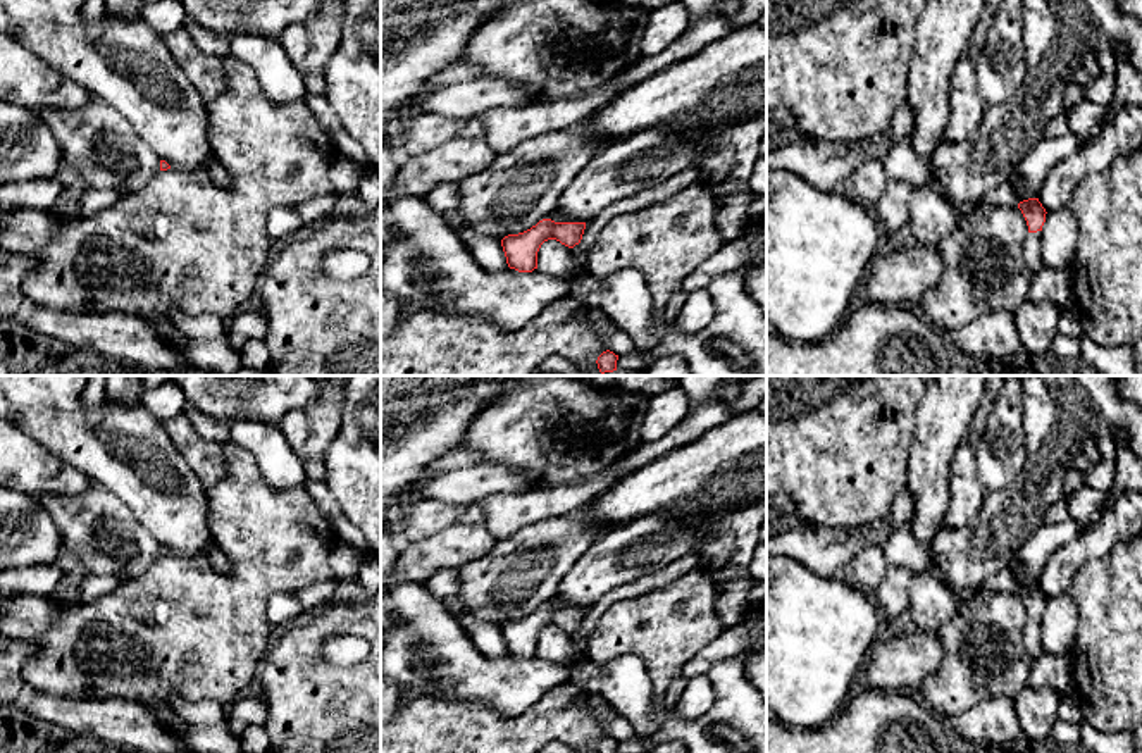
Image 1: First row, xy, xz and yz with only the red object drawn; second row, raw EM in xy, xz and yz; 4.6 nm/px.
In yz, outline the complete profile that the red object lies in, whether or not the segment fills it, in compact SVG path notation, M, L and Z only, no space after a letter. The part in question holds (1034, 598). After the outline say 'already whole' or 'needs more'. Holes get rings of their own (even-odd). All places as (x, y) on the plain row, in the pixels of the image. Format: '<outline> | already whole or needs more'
M1008 567L1002 569L994 577L987 579L982 588L994 593L999 591L1018 593L1021 596L1028 612L1028 620L1023 629L1025 651L1032 662L1044 655L1040 639L1040 617L1046 608L1047 598L1039 588L1039 584L1028 584L1021 588L1018 584L1015 572L1011 570L1011 567Z | needs more

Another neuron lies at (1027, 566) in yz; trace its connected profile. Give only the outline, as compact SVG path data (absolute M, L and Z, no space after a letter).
M1068 517L1059 524L1040 524L1011 562L1020 588L1037 584L1051 553L1082 534L1083 526Z

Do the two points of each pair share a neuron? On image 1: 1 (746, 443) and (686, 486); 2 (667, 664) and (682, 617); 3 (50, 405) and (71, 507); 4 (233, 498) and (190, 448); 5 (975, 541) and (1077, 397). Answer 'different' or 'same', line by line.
1: same
2: same
3: different
4: different
5: same

